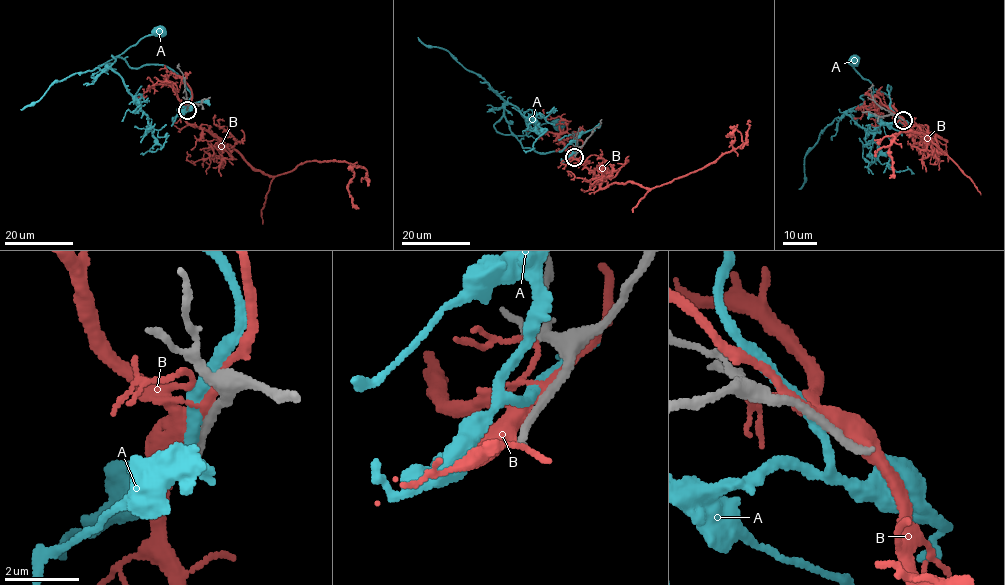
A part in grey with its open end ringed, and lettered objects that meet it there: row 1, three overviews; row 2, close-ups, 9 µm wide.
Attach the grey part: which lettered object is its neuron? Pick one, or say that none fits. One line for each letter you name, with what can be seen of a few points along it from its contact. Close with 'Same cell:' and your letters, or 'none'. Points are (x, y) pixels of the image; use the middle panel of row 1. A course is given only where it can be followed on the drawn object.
Same cell: none

